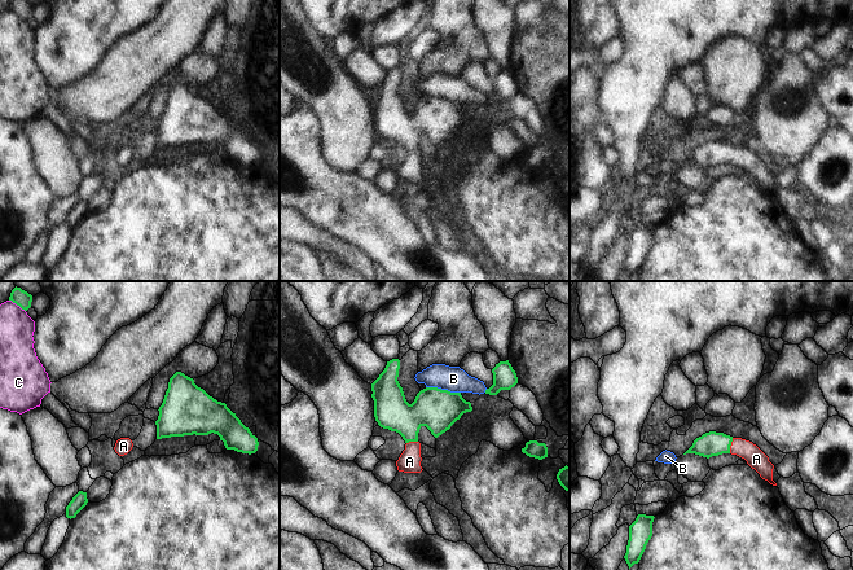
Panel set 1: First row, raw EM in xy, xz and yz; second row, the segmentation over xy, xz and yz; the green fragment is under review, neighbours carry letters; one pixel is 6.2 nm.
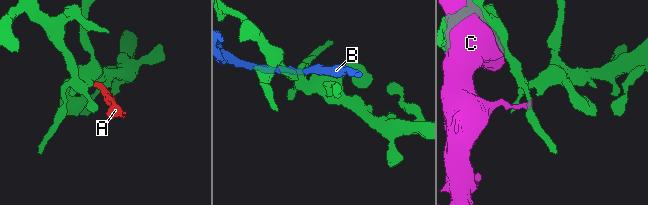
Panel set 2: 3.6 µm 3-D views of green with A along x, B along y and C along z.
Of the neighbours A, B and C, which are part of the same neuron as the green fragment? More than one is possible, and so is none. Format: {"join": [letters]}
{"join": ["A"]}

